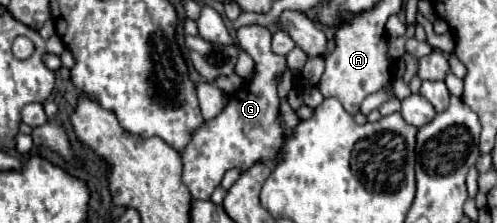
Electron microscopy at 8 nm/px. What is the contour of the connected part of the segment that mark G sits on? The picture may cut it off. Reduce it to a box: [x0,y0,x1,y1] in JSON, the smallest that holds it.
[181,25,285,199]

